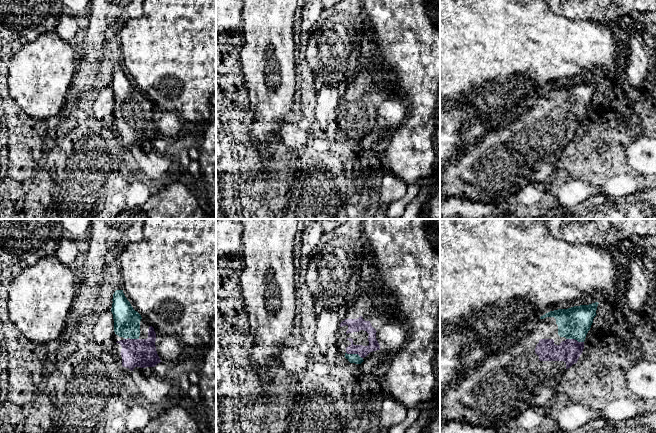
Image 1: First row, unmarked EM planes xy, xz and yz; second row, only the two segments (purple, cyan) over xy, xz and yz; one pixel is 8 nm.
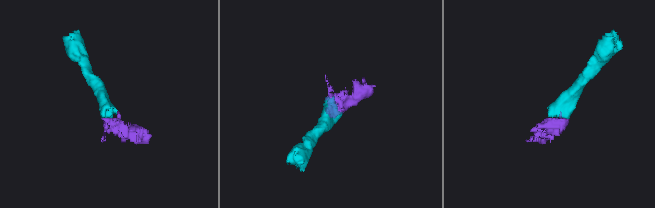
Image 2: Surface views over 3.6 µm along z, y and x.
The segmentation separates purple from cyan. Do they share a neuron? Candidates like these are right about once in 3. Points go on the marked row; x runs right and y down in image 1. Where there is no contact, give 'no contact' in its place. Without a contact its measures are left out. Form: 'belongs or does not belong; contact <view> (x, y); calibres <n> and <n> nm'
belongs; contact yz (574, 339); calibres 190 and 260 nm

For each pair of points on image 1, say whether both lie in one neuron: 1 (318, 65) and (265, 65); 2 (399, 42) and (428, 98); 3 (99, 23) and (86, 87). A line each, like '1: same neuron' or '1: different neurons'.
1: different neurons
2: same neuron
3: same neuron

